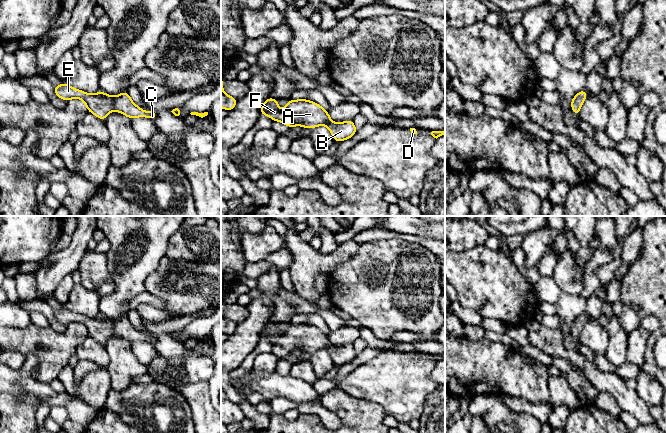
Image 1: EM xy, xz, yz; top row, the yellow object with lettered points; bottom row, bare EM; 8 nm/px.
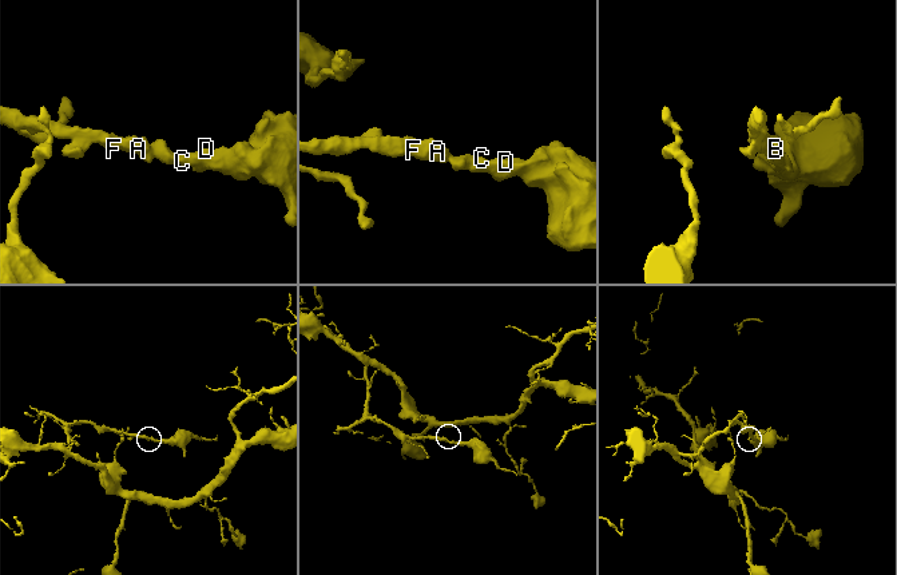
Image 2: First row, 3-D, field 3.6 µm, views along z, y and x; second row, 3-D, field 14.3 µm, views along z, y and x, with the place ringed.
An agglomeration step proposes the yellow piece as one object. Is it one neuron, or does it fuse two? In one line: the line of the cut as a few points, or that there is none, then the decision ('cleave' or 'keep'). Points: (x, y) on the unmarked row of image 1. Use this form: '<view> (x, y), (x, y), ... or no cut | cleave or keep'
no cut | keep

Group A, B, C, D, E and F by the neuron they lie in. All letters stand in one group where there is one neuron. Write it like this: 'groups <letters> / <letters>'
groups A B C D E F

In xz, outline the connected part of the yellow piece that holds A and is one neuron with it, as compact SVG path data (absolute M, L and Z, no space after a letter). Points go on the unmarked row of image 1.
M269 321L260 333L260 339L262 338L268 339L273 345L280 345L288 351L301 349L312 353L316 350L325 349L329 352L335 366L349 363L357 356L353 344L334 347L327 334L307 323L290 323L285 333L279 334L277 323Z

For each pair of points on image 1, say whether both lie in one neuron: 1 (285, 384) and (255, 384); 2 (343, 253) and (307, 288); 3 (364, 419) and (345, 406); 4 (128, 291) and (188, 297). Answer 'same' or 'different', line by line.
1: same
2: same
3: same
4: different

